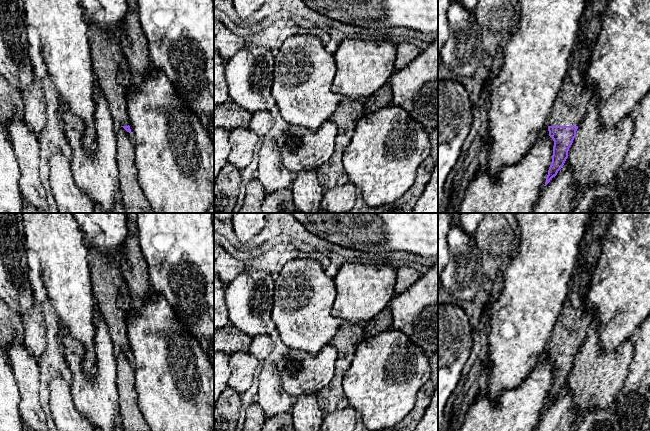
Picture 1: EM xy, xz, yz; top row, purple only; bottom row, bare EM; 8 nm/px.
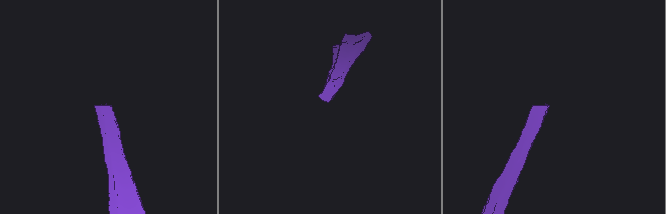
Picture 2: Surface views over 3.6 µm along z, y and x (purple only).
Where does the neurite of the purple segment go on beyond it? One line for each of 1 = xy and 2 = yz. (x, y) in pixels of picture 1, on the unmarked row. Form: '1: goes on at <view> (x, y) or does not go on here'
1: goes on at xy (110, 290)
2: goes on at yz (570, 330)

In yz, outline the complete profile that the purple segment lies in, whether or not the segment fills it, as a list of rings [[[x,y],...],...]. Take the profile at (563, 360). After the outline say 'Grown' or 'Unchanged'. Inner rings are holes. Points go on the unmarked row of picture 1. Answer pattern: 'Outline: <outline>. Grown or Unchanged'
Outline: [[[576,269],[572,275],[568,294],[559,312],[547,349],[554,365],[552,386],[546,401],[546,410],[555,401],[568,382],[580,346],[592,322],[592,310],[586,309],[592,273]]]. Grown

